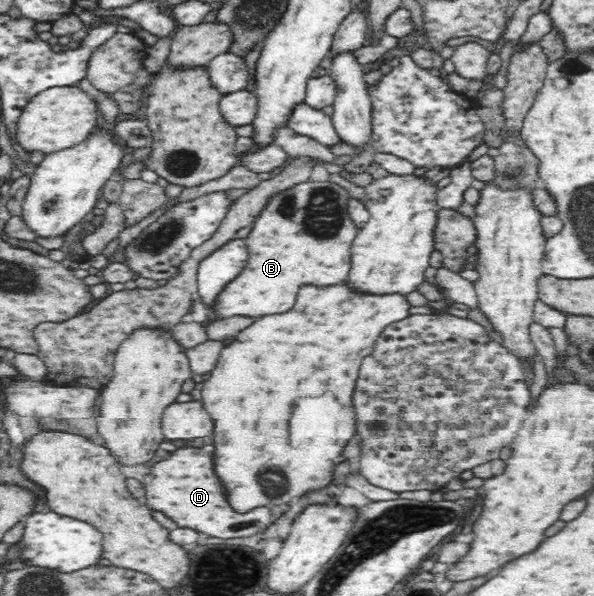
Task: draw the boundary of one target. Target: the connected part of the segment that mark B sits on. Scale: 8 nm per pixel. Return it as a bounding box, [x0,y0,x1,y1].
[214,181,357,318]

